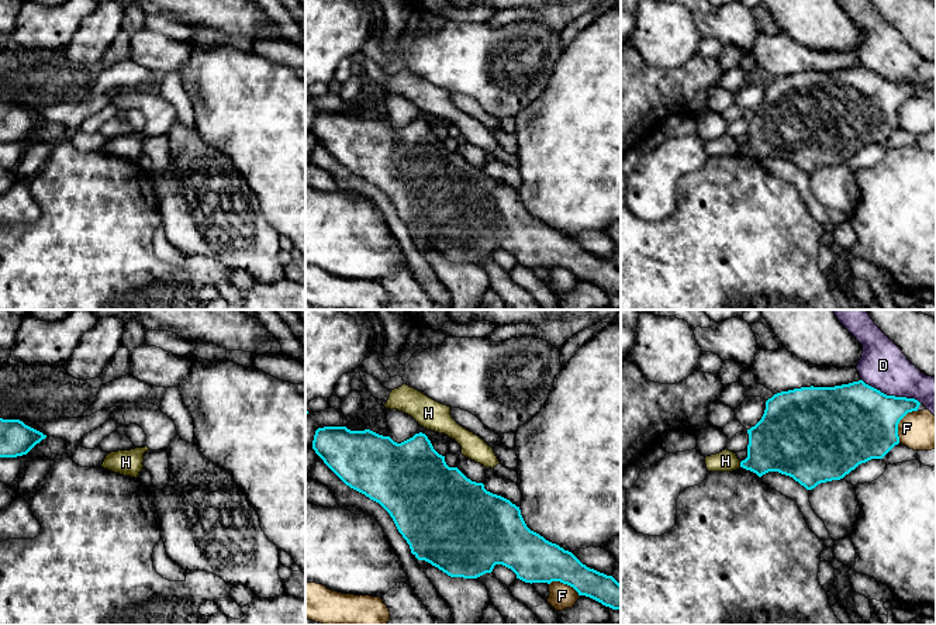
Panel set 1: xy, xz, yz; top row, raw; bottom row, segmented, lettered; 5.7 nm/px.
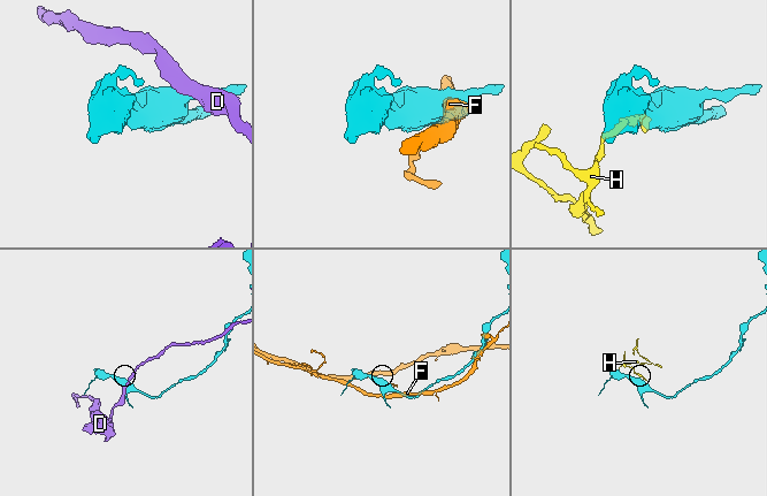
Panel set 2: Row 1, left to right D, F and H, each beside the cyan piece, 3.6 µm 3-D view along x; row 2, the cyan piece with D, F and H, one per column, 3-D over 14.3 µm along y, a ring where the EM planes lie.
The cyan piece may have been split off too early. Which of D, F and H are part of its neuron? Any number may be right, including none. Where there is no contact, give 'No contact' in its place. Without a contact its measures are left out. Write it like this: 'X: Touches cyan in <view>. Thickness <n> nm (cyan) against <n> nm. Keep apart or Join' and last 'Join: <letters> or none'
D: Touches cyan in yz. Thickness 440 nm (cyan) against 260 nm. Keep apart
F: Touches cyan in yz. Thickness 460 nm (cyan) against 220 nm. Keep apart
H: Touches cyan in yz. Thickness 320 nm (cyan) against 120 nm. Keep apart
Join: none

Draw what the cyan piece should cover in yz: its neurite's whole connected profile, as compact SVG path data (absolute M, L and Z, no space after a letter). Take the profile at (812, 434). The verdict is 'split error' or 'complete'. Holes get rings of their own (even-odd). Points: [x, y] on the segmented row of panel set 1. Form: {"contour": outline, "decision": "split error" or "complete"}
{"contour": "M863 380L777 393L766 401L761 419L747 429L747 457L740 467L759 477L778 472L812 490L821 483L843 479L861 463L883 459L899 443L899 421L919 405L915 398L887 396Z", "decision": "complete"}

